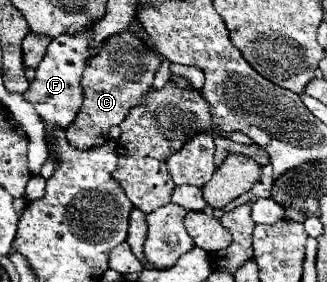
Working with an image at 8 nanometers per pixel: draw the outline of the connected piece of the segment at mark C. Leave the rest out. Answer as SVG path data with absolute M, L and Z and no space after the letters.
M119 32L107 38L83 74L83 108L79 110L79 116L71 128L65 130L67 142L81 150L103 146L109 140L109 128L121 124L129 108L139 104L143 92L153 86L153 76L159 64L161 58L157 52L147 48L133 32Z

